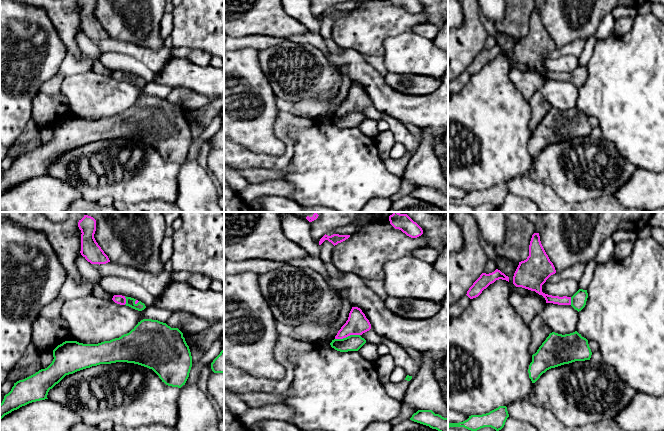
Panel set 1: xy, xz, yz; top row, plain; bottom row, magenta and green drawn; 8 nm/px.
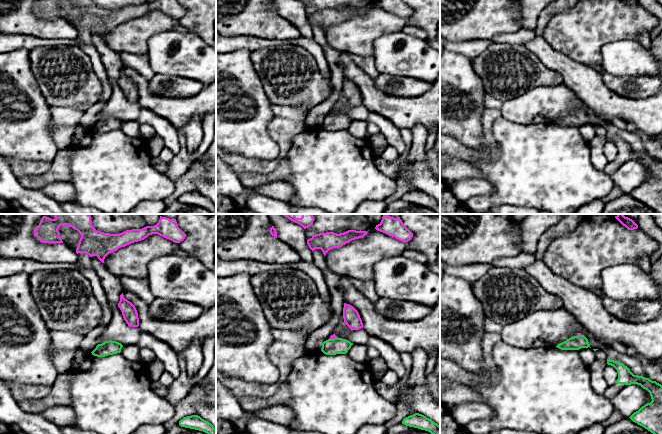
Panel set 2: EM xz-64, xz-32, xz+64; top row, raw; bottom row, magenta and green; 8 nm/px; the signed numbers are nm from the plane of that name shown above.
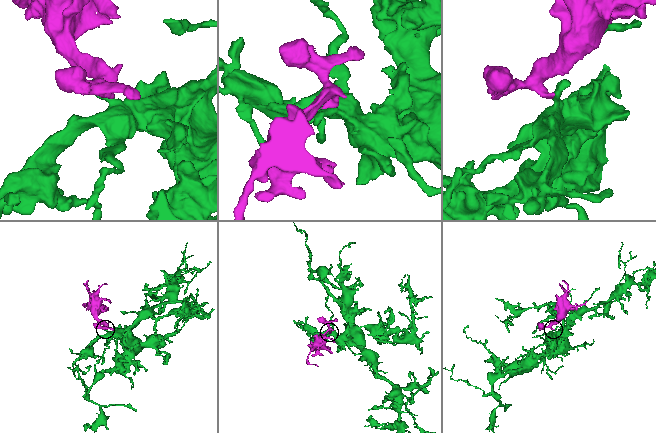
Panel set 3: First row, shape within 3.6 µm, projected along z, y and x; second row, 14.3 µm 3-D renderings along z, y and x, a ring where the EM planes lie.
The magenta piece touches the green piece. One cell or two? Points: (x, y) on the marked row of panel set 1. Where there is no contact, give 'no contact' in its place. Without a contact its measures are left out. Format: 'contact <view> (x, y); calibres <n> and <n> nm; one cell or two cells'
contact xz (347, 336); calibres 170 and 130 nm; one cell

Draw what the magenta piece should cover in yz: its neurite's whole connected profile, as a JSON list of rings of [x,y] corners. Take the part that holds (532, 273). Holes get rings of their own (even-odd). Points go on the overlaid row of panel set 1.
[[[534,233],[529,245],[529,256],[519,262],[513,276],[513,284],[542,295],[546,303],[571,305],[578,312],[581,311],[586,305],[587,290],[579,289],[572,297],[552,296],[542,292],[542,285],[555,273],[555,267],[541,244],[539,233]]]

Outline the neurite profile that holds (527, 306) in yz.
[[[512,293],[509,301],[525,324],[529,325],[533,318],[540,315],[546,303],[533,295]]]

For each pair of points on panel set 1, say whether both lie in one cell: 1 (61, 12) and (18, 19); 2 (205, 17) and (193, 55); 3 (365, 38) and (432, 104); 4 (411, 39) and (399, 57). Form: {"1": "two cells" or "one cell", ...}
{"1": "two cells", "2": "two cells", "3": "two cells", "4": "one cell"}

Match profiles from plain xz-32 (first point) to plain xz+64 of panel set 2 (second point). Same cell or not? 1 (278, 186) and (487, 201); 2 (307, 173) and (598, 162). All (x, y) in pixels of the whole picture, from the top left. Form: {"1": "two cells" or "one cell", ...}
{"1": "two cells", "2": "two cells"}

